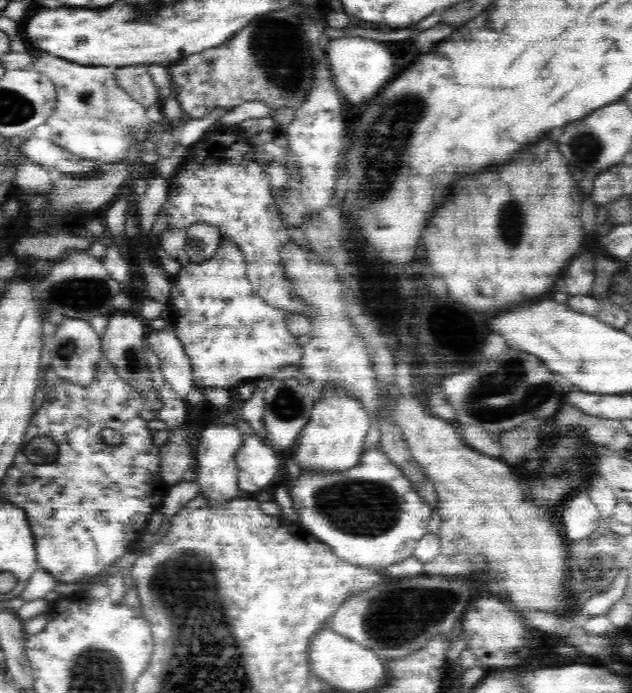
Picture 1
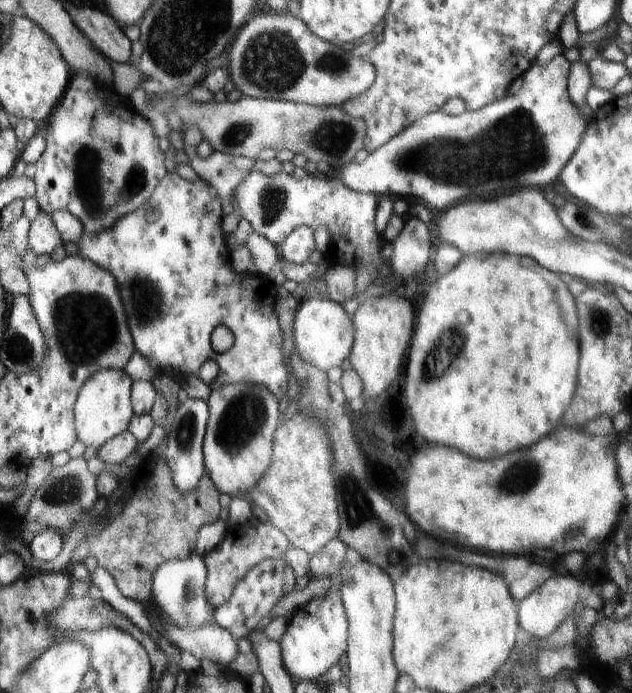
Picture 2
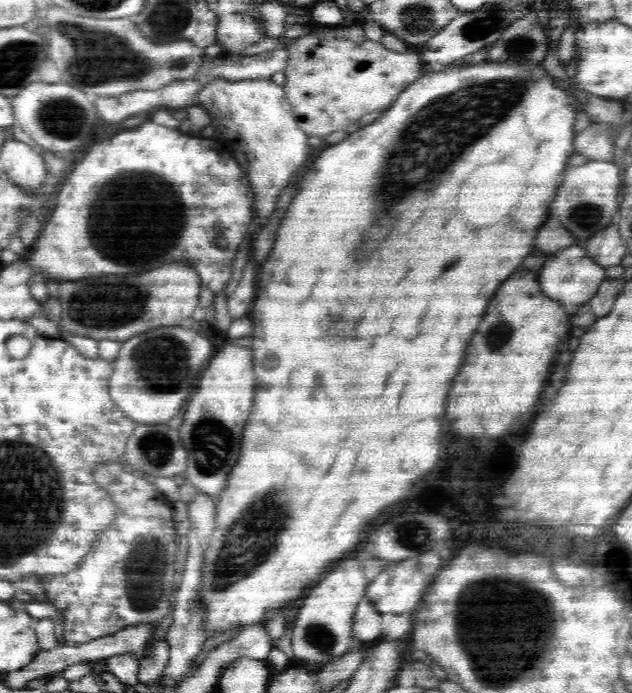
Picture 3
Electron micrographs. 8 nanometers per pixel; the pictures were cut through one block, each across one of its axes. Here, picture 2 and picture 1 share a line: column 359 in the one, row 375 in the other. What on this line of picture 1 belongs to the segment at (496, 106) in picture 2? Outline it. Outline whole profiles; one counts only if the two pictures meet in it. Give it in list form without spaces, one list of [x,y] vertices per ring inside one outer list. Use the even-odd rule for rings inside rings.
[[[158,330],[145,340],[160,360],[161,373],[177,396],[187,400],[187,394],[194,387],[191,360],[186,355],[182,342],[175,332]]]

